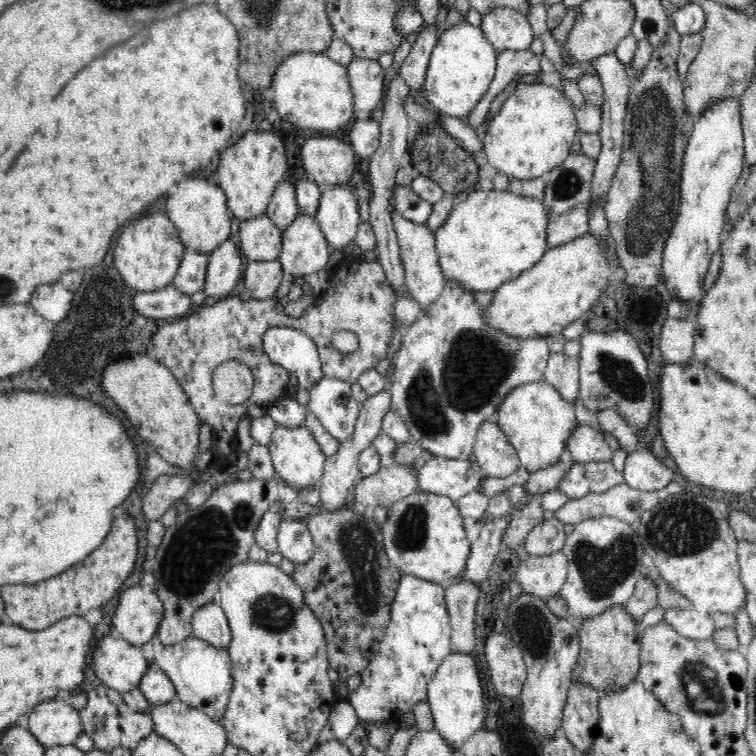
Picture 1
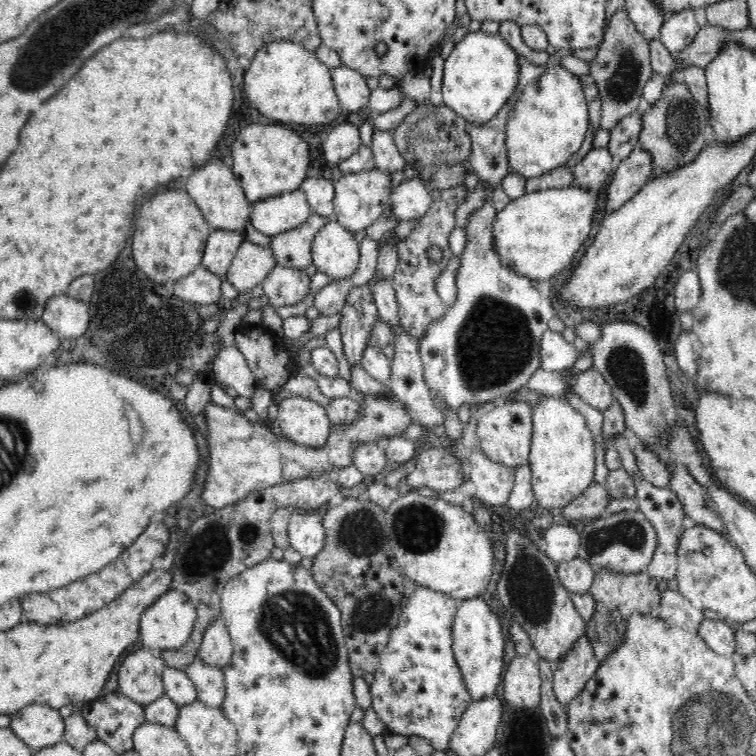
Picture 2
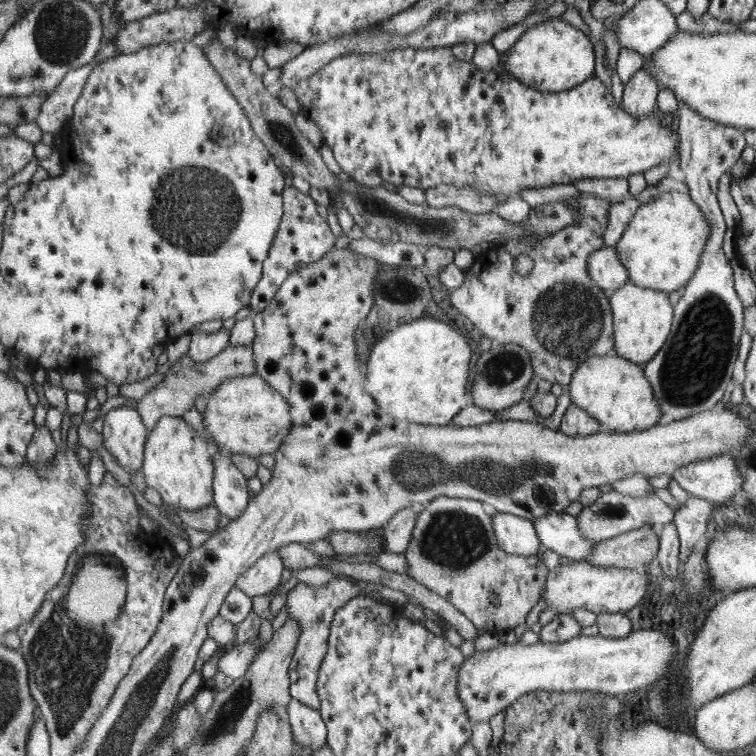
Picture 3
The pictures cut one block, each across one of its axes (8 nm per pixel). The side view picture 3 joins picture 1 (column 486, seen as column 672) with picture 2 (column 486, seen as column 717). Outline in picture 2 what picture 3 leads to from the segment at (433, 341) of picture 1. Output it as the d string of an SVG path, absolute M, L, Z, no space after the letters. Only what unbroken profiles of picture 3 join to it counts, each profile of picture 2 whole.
M517 54L519 64L518 82L515 91L505 105L484 124L474 126L469 132L471 139L470 171L480 178L488 200L482 208L468 216L466 248L459 259L455 272L457 296L445 314L428 323L425 333L417 344L422 358L422 373L430 388L432 400L438 410L458 412L462 406L478 406L484 402L500 402L514 392L527 386L531 376L540 367L540 342L548 323L556 311L546 293L530 278L500 266L500 259L492 251L492 227L496 218L493 206L493 191L501 186L507 176L509 160L505 144L508 112L522 90L536 80L546 67L534 65Z

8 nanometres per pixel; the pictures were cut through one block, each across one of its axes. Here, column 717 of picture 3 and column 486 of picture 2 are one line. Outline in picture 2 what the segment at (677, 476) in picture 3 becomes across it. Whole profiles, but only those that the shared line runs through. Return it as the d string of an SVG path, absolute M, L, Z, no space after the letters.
M483 452L473 453L467 476L476 488L475 496L491 506L506 504L514 484L514 467L493 462Z

